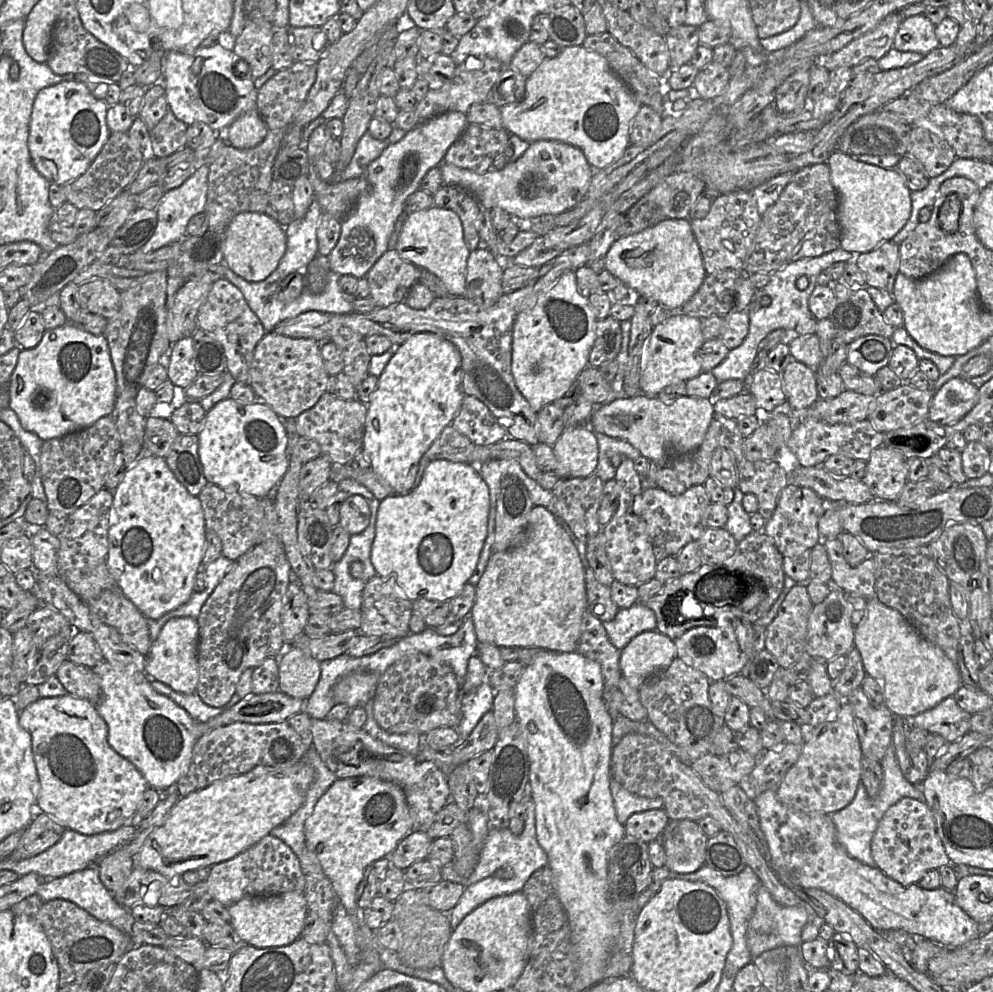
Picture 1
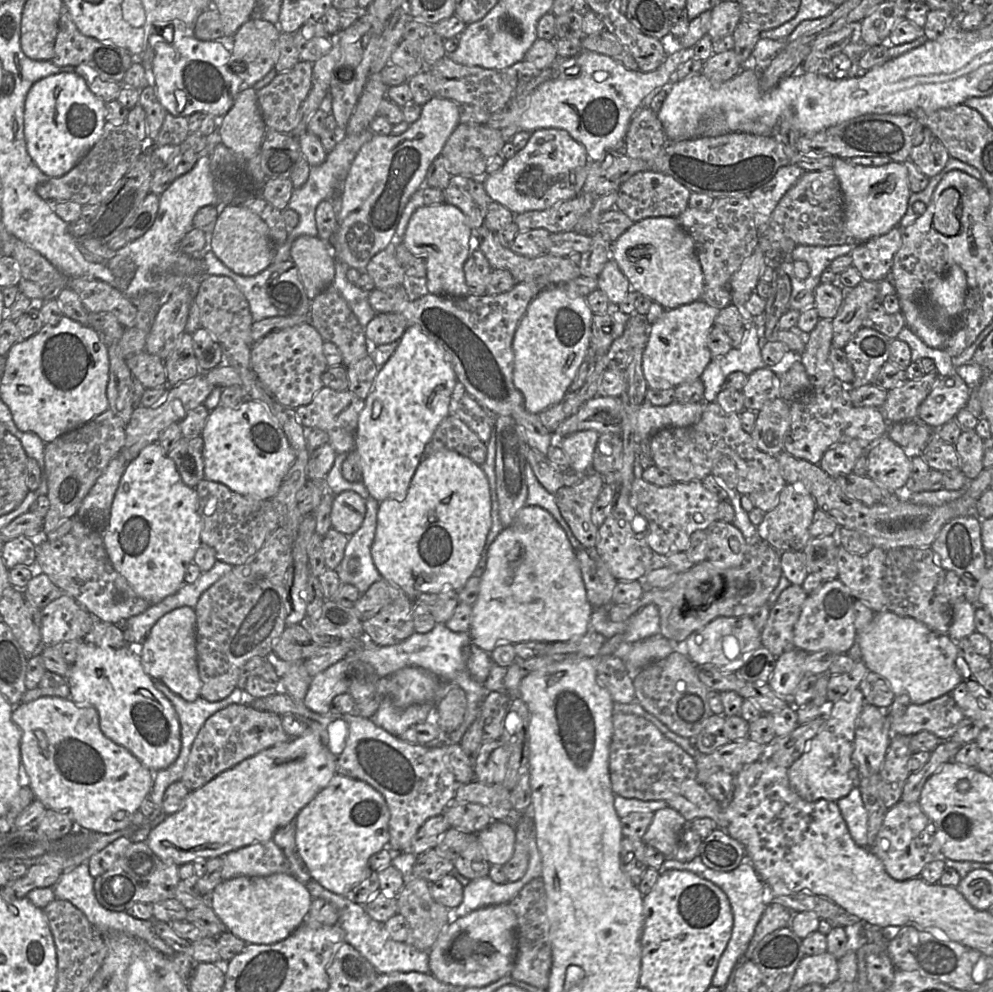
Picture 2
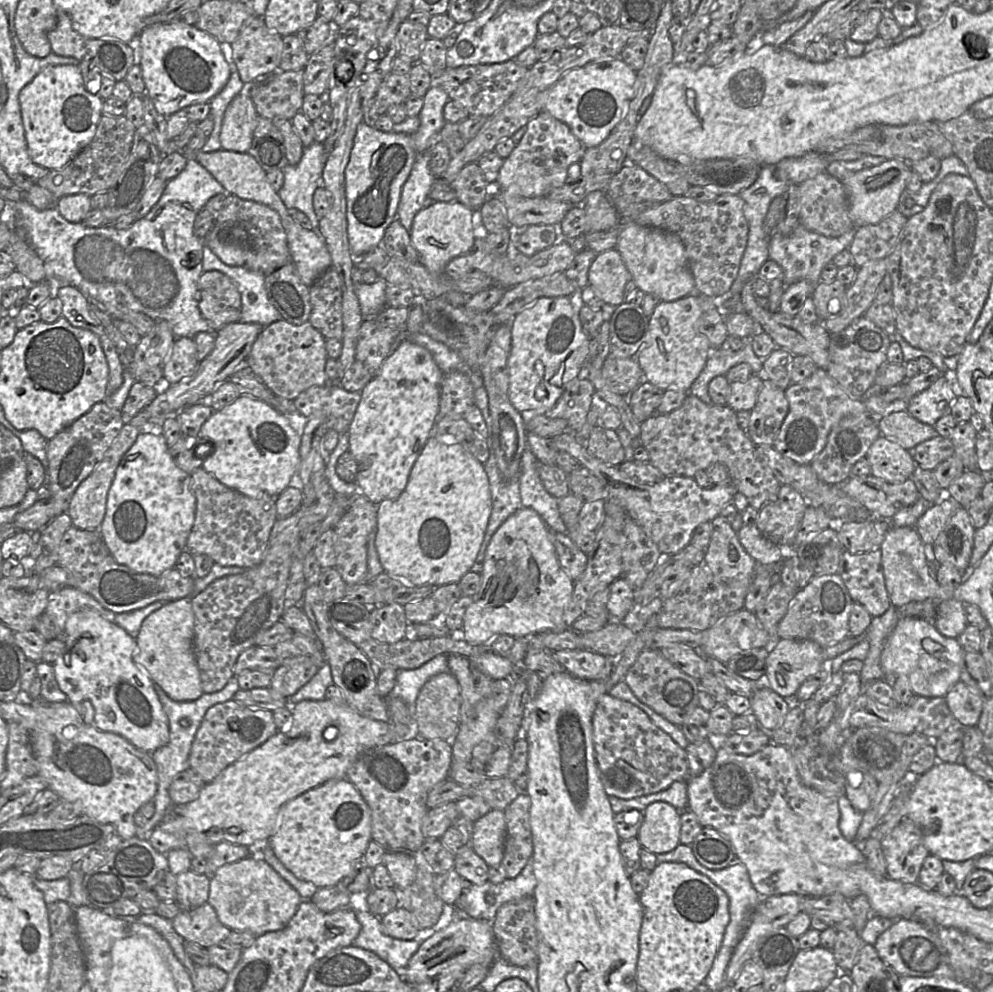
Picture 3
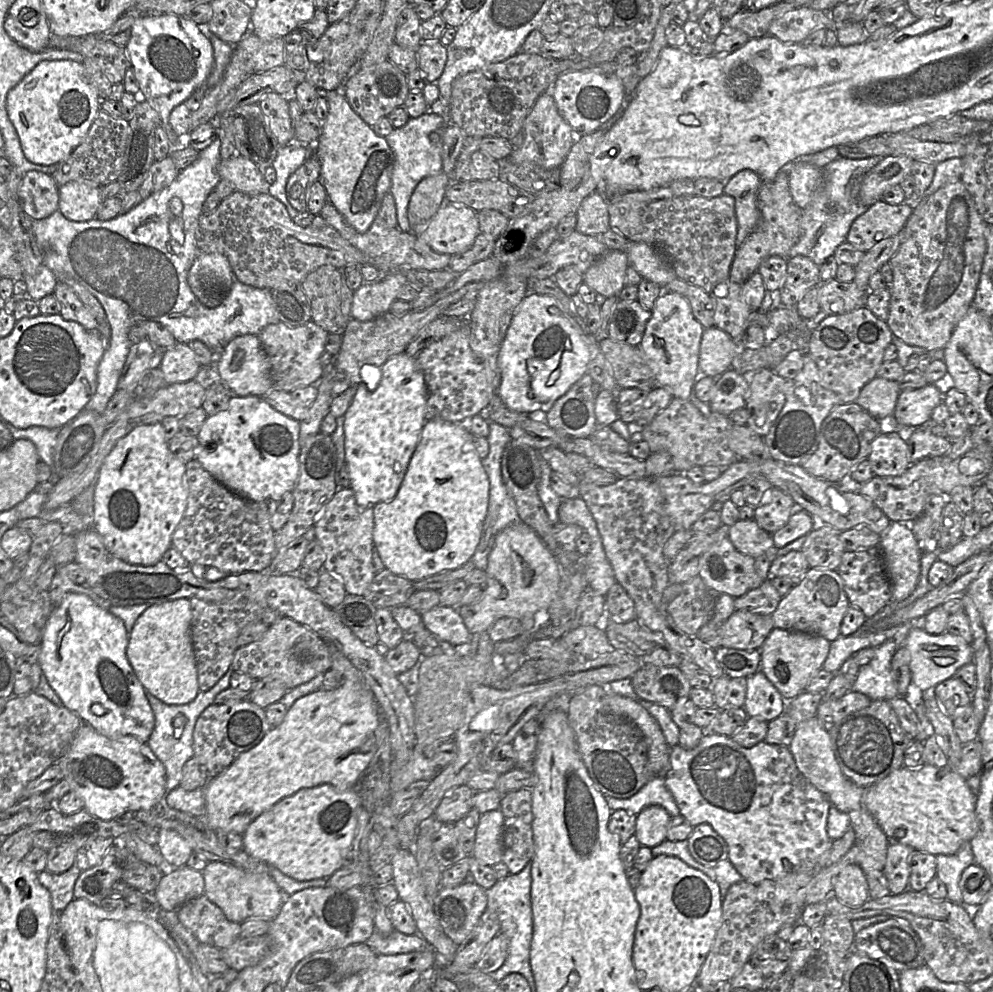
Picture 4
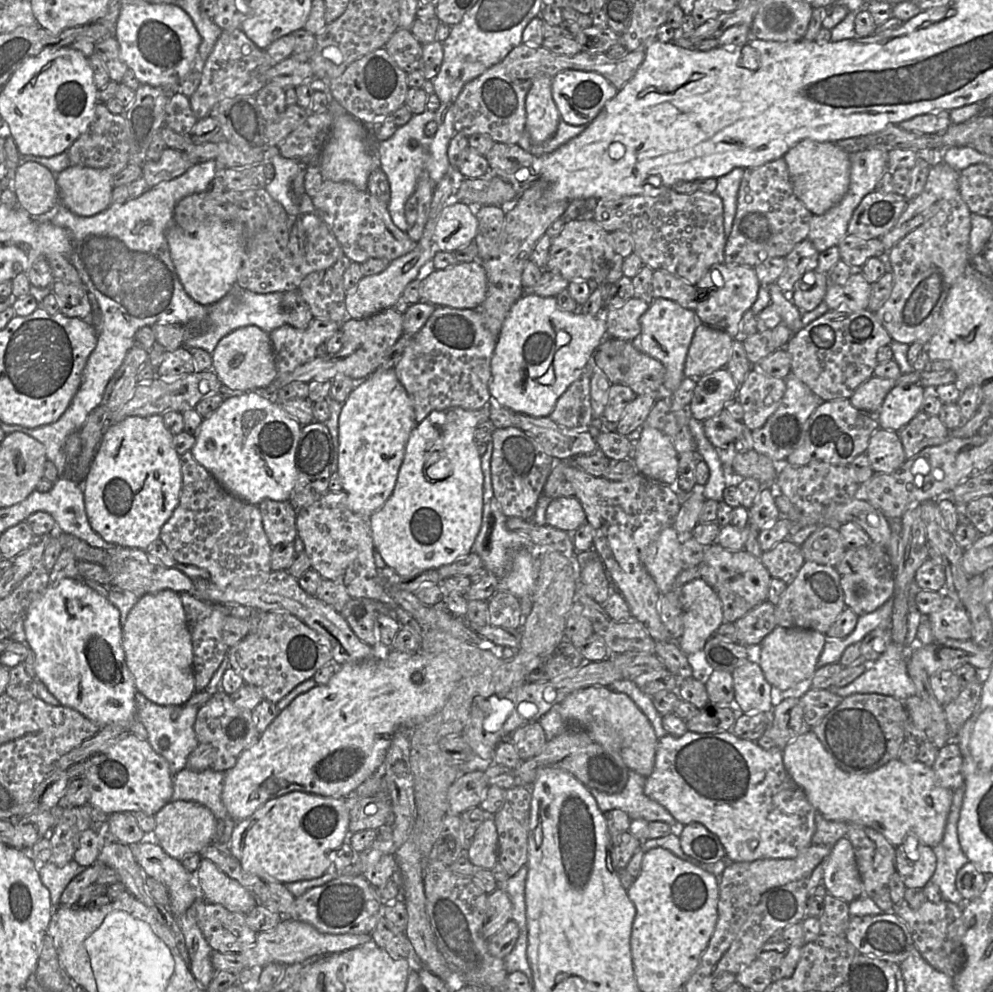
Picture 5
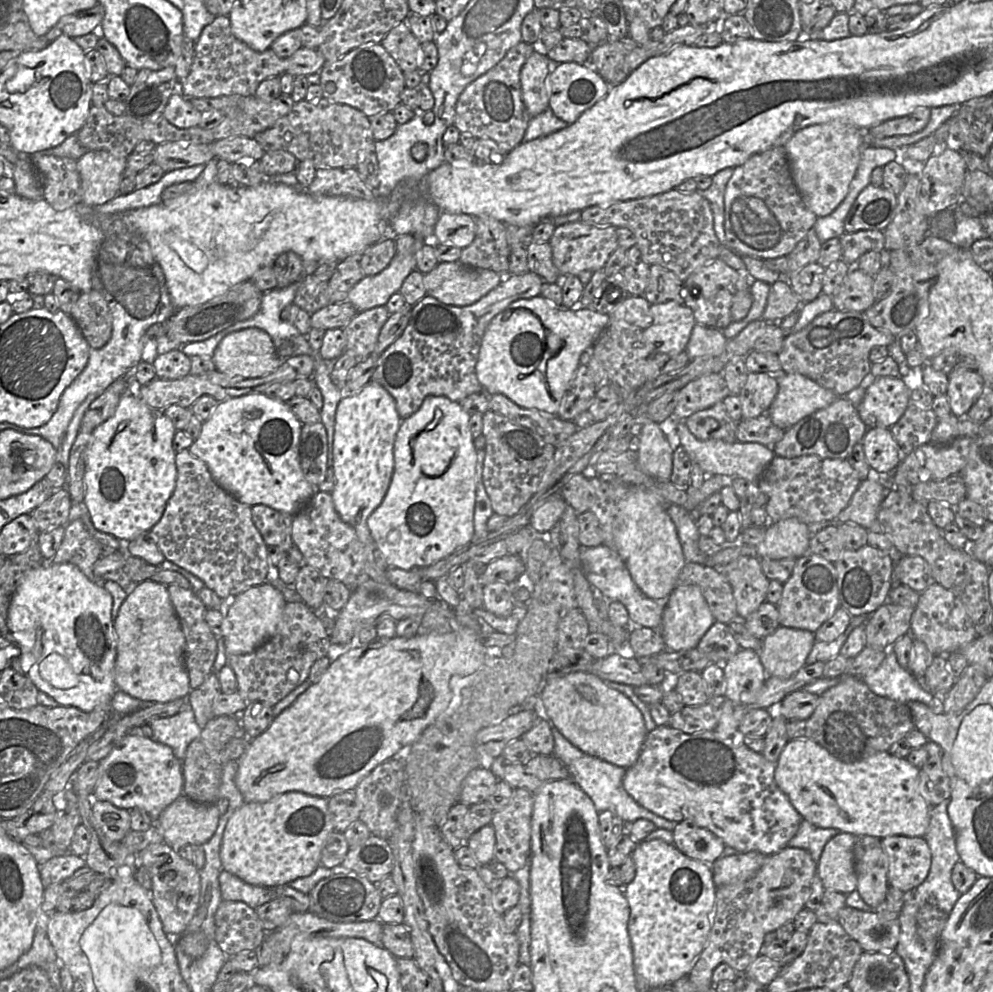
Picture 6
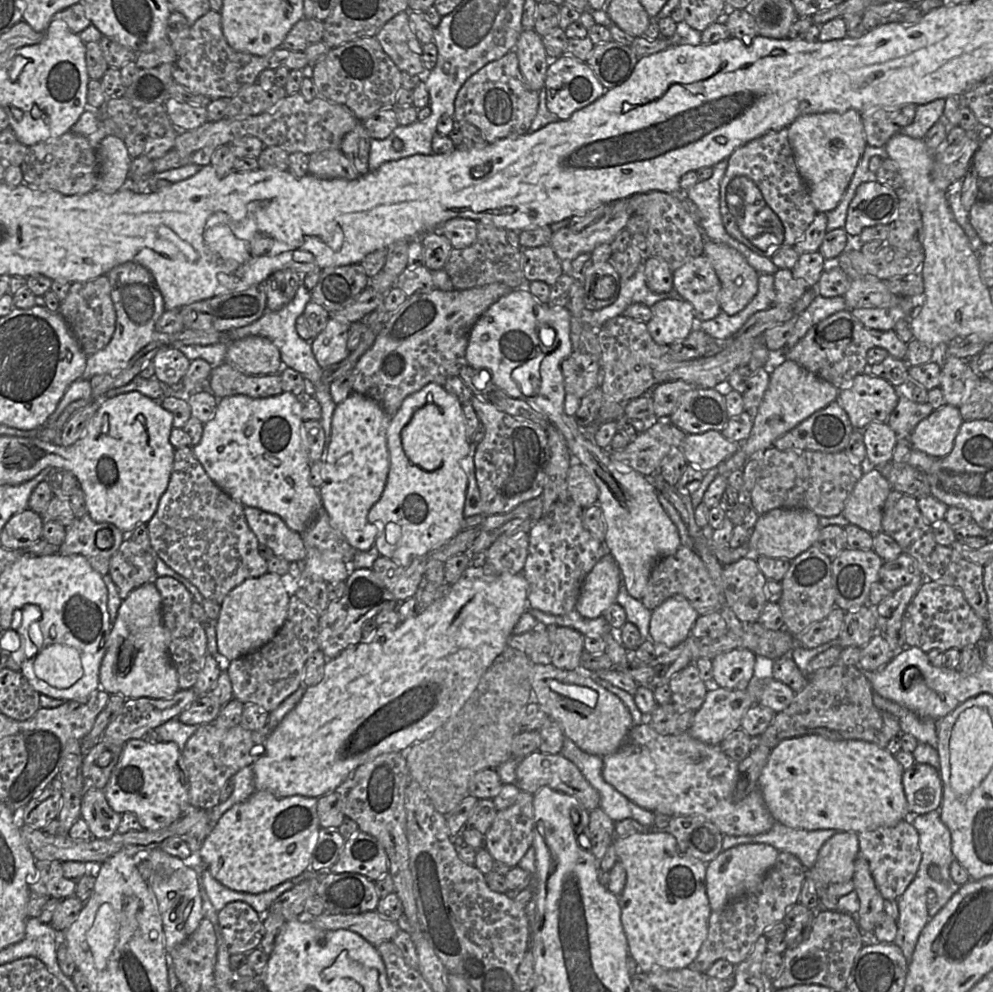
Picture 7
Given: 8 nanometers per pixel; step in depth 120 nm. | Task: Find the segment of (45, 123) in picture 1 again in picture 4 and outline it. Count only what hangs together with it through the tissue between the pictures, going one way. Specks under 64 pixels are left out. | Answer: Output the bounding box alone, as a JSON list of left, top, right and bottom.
[6,60,101,165]

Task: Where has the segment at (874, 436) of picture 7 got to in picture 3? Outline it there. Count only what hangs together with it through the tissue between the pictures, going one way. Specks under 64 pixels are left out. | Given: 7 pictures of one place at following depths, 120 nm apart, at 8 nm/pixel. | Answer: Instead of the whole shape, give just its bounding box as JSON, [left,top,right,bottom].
[866,435,916,483]

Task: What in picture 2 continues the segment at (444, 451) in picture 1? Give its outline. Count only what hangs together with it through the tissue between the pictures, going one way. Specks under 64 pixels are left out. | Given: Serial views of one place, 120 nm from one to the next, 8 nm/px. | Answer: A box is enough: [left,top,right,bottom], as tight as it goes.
[423,413,487,465]

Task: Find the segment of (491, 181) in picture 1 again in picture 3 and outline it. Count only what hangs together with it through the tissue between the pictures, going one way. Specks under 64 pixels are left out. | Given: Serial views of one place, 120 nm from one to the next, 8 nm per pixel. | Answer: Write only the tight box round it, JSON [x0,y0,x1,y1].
[491,110,584,198]

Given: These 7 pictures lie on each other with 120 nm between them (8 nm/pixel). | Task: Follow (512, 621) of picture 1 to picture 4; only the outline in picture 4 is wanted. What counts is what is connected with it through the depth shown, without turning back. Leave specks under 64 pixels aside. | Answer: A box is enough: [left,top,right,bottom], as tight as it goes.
[458,521,561,634]

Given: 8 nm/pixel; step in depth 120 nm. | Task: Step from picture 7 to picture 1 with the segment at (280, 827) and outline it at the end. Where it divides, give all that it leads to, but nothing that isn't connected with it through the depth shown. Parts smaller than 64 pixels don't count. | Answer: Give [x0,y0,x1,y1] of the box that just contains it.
[304,776,413,923]

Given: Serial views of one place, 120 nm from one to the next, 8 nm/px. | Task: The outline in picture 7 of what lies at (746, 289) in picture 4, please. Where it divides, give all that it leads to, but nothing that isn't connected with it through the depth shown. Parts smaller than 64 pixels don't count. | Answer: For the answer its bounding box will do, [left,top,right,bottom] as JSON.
[673,257,721,322]

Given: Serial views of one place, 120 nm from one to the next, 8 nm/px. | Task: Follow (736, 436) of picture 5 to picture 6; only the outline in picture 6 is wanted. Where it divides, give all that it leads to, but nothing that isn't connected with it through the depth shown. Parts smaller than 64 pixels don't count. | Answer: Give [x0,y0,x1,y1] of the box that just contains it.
[680,401,738,443]

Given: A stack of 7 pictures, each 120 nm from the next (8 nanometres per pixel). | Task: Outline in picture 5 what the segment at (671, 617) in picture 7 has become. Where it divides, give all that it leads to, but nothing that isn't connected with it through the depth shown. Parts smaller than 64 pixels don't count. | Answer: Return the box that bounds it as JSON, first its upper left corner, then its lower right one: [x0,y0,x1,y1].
[675,577,724,654]

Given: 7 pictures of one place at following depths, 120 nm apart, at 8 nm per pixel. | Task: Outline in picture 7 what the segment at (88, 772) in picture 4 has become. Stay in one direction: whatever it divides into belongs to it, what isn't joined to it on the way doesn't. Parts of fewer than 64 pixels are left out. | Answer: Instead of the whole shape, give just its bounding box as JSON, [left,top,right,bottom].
[103,738,191,831]

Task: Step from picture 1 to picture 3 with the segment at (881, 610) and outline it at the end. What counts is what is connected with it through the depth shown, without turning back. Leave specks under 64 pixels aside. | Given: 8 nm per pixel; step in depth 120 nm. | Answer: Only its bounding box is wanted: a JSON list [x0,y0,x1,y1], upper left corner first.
[881,617,964,697]

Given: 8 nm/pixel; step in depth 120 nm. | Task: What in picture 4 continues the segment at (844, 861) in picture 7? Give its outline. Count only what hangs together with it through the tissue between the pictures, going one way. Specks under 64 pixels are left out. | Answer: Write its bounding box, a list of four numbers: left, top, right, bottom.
[834,865,870,906]

